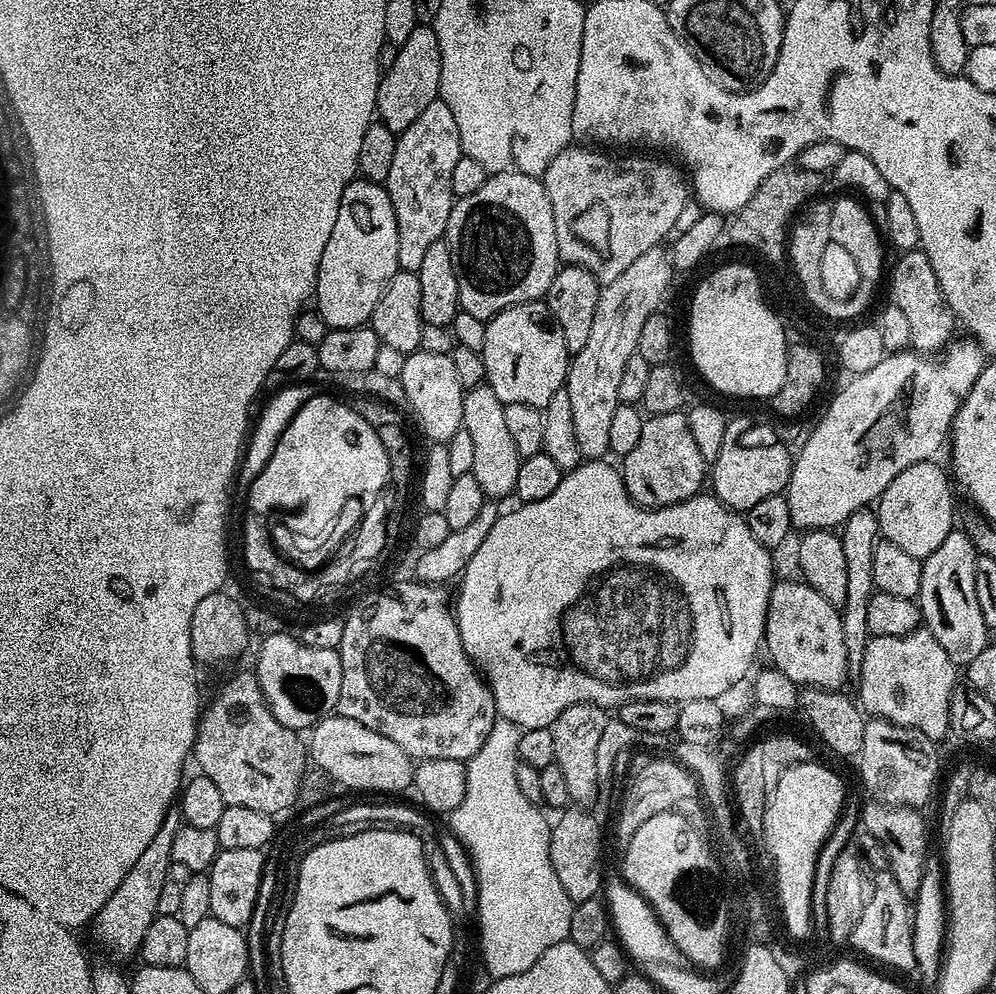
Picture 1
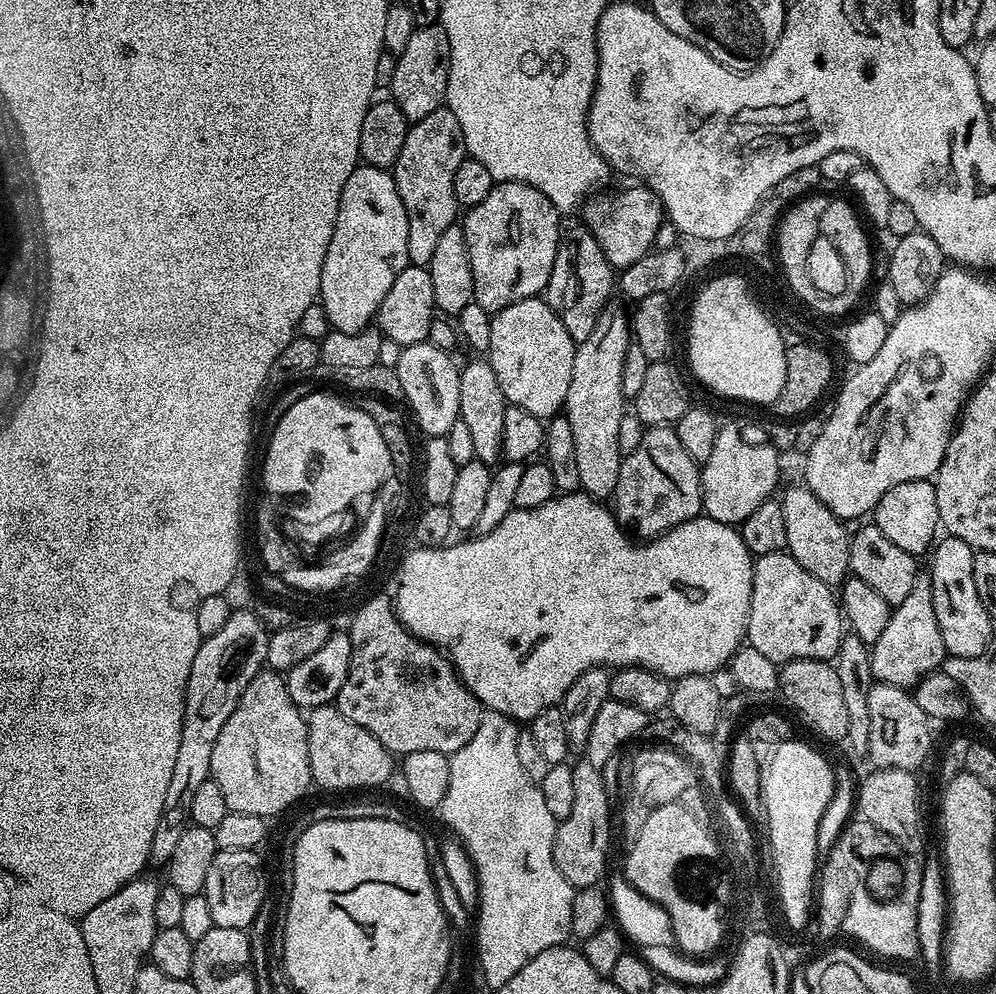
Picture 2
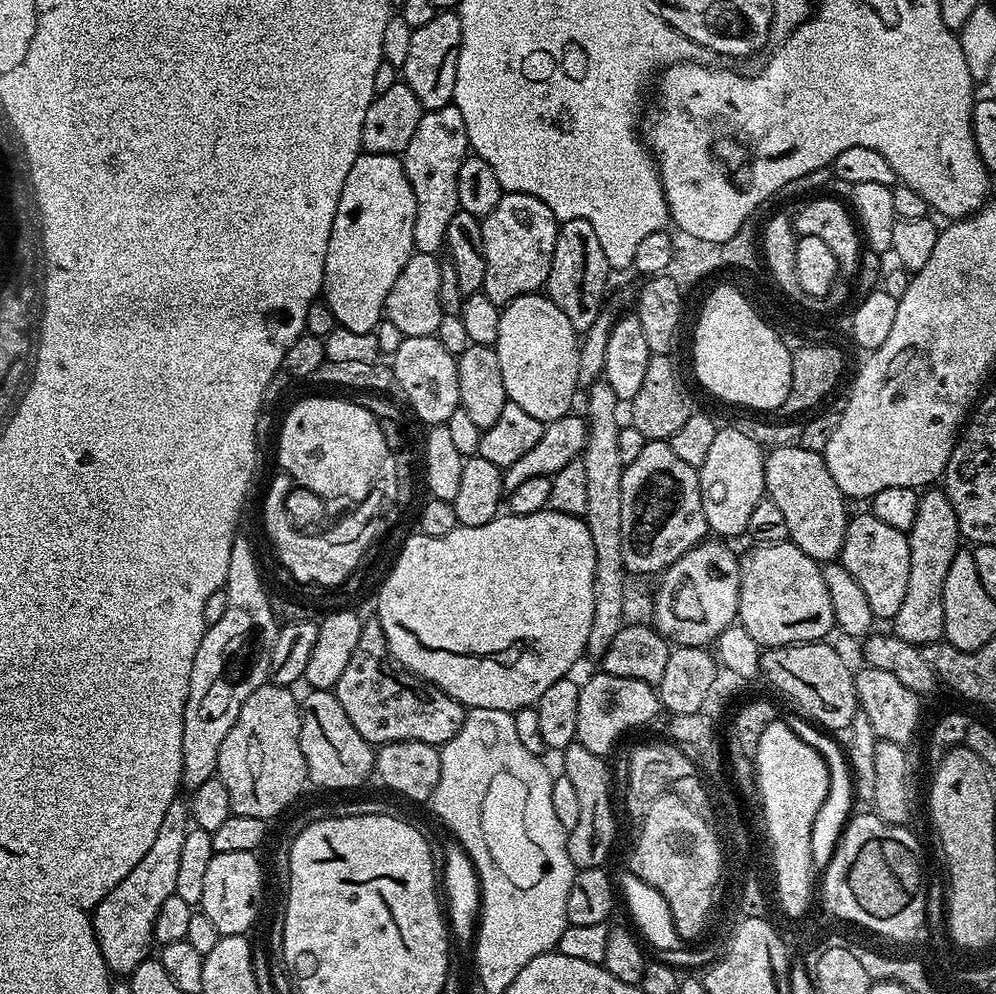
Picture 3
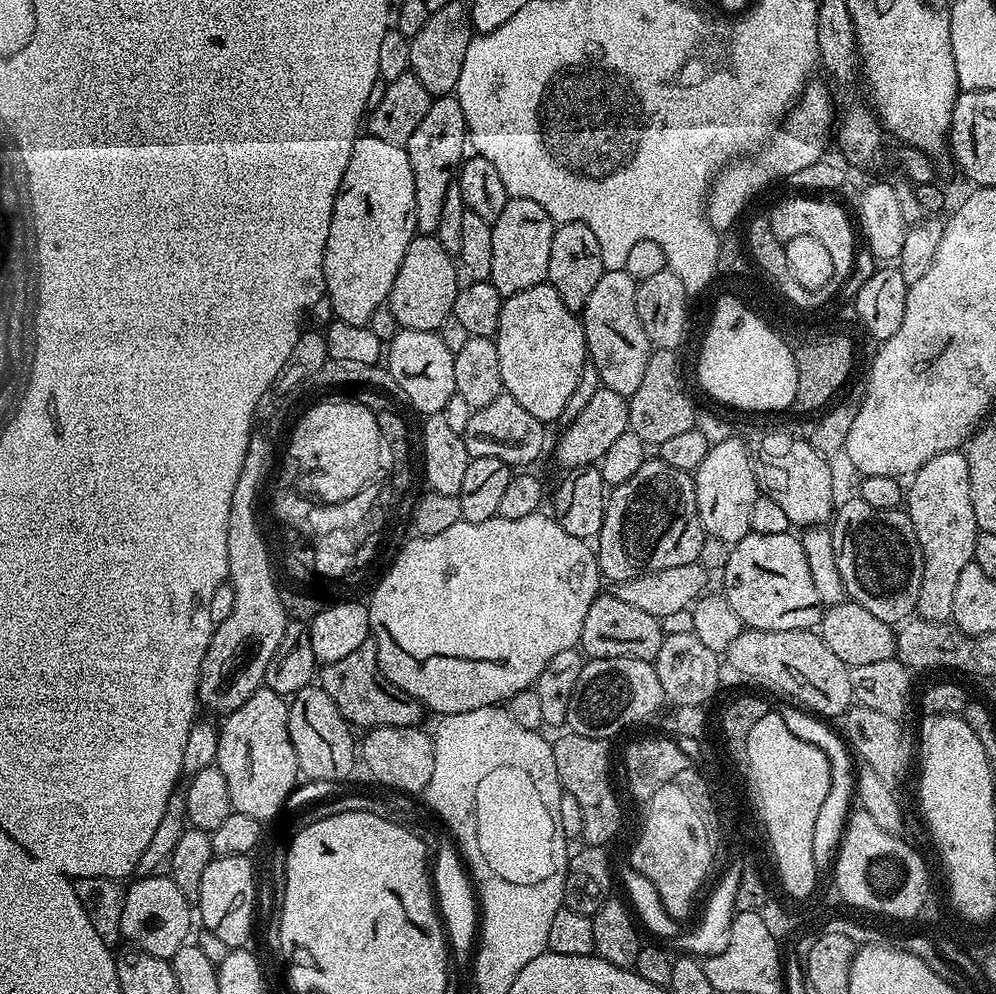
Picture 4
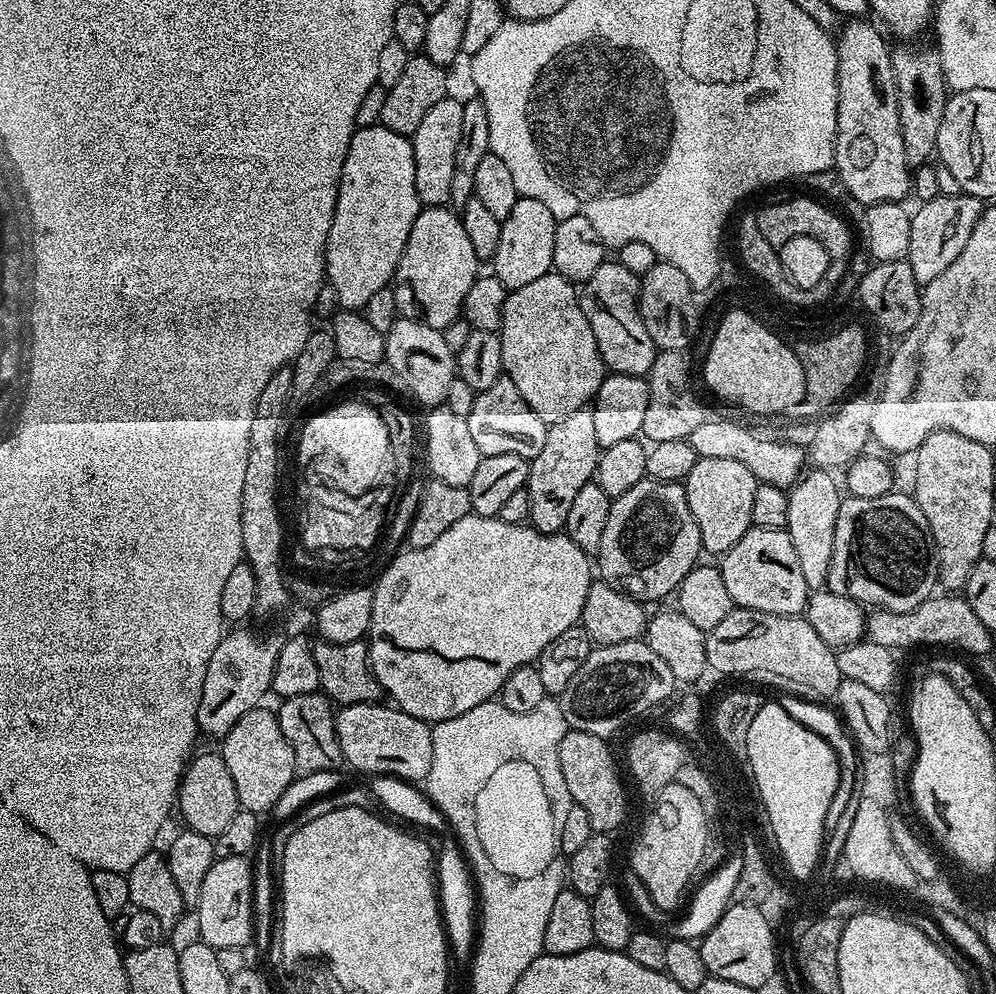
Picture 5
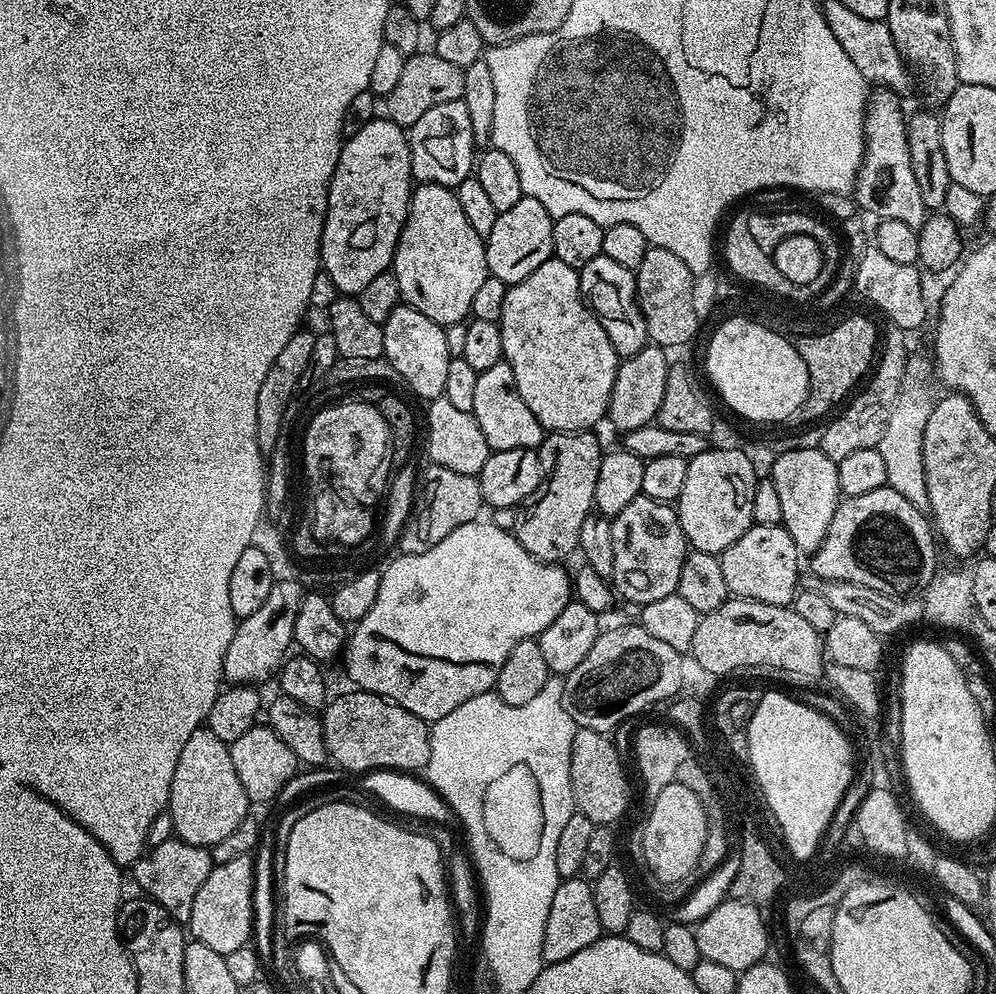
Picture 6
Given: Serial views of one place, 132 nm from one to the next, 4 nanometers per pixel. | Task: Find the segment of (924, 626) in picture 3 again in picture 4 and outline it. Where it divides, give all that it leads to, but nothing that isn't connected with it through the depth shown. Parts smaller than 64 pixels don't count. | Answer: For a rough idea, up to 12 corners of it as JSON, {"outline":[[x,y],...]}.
{"outline":[[967,455],[912,473],[924,559],[916,612],[948,622],[978,531]]}

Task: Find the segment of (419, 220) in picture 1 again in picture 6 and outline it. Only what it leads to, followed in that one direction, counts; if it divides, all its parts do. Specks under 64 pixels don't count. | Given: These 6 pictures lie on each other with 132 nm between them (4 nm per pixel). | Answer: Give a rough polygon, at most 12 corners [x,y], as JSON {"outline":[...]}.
{"outline":[[463,100],[408,132],[413,181],[455,189],[478,145]]}

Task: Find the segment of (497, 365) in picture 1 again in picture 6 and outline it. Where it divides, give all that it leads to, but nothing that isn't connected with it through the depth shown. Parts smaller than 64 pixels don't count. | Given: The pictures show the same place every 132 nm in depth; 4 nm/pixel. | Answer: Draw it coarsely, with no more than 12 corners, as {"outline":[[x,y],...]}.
{"outline":[[555,258],[498,321],[518,394],[548,432],[608,415],[620,365]]}

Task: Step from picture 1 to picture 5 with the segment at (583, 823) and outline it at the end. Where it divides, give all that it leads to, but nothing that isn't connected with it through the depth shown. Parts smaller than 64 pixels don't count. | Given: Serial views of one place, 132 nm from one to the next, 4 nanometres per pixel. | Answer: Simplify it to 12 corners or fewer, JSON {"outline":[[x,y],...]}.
{"outline":[[570,730],[558,762],[593,833],[628,812],[609,741]]}

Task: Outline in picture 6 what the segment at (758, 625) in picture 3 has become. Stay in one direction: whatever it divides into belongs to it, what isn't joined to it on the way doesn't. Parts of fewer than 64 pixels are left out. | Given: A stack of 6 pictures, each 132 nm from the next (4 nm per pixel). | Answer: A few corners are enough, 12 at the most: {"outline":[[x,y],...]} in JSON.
{"outline":[[781,523],[720,553],[733,597],[791,605],[802,554]]}

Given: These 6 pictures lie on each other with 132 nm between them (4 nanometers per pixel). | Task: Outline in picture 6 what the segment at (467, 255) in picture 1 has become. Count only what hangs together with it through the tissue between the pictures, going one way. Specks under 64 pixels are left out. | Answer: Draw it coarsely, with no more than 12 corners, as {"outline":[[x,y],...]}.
{"outline":[[524,195],[484,237],[509,286],[553,259],[553,216]]}

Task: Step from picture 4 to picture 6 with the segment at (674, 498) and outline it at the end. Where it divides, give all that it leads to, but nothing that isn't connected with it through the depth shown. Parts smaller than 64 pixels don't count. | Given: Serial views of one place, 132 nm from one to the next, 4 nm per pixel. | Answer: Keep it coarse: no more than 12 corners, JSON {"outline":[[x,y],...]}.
{"outline":[[643,494],[611,517],[615,595],[677,595],[680,513]]}

